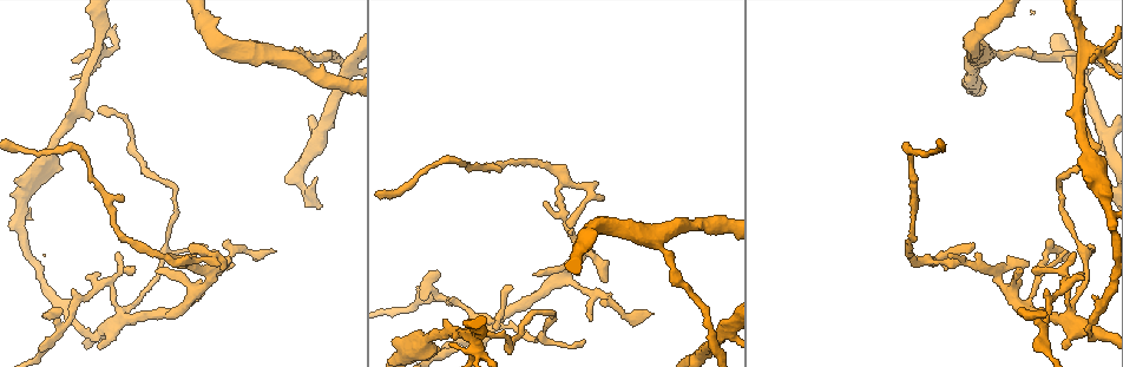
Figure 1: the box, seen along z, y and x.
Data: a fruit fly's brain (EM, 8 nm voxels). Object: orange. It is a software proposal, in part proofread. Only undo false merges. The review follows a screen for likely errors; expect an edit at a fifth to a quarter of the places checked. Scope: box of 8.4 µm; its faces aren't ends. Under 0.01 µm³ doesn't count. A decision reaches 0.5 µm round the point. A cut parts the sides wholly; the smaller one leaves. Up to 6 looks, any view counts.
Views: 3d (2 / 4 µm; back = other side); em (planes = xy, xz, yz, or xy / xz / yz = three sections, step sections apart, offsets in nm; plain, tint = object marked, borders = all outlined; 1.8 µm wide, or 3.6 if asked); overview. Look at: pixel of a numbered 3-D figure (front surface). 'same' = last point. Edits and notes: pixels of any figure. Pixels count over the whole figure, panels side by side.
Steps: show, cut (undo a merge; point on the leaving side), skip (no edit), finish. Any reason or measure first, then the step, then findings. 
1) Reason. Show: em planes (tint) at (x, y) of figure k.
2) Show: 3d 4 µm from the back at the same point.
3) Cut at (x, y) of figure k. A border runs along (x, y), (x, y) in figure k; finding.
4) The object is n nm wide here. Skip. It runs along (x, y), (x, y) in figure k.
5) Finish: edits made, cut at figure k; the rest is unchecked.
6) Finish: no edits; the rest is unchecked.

Abrupt turn. Show: em xz step 8 (borders) at (168, 185) of figure 1.

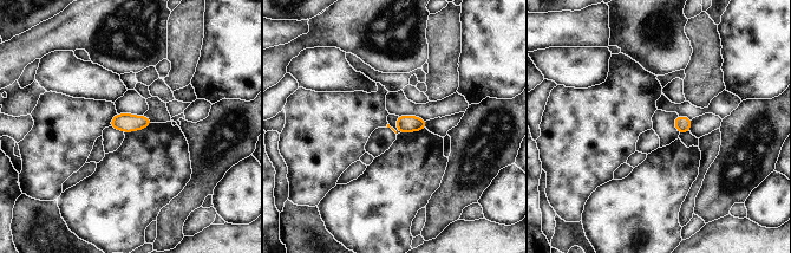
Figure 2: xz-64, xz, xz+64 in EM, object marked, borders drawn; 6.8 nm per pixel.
Cut it another way. Show: em planes (borders) at the same point.

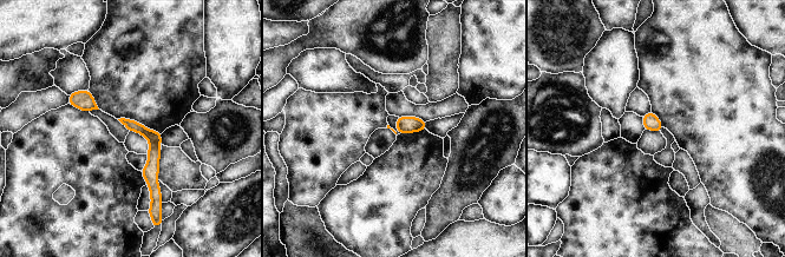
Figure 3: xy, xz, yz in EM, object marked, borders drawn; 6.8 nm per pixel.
The object is 80 nm wide here. Skip. It runs along (125, 122), (152, 139), (155, 197) in figure 3; all the same neuron.

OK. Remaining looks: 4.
Four arms meet. Show: 3d 2 µm at (570, 236) of figure 1.

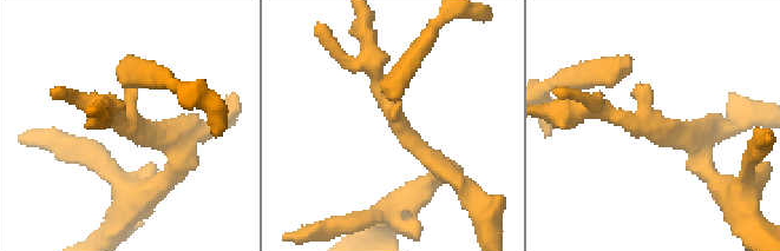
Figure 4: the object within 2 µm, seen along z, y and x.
4 arms meet here; shape alone is not enough. Show: em planes (tint) at (394, 121) of figure 4.

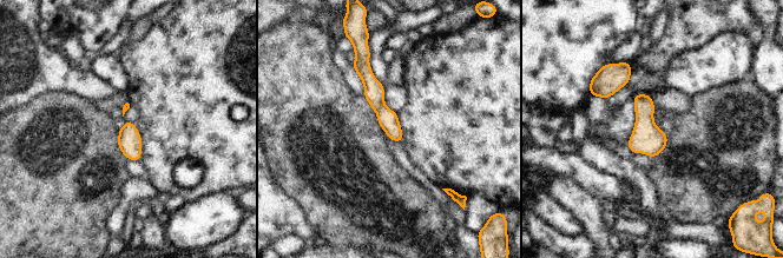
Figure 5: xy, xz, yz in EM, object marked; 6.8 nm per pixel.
Skip. Continuous, no second neuron.

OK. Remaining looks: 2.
Finish: no edits; the rest is unchecked.

